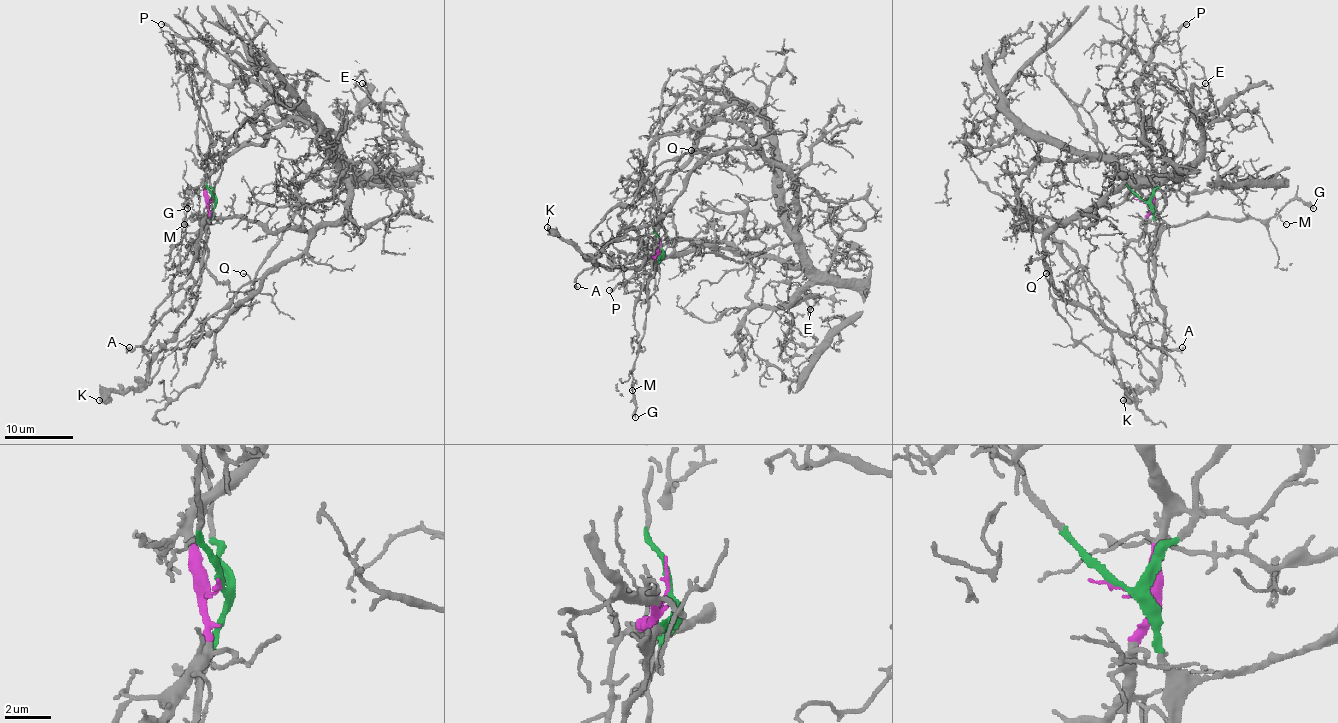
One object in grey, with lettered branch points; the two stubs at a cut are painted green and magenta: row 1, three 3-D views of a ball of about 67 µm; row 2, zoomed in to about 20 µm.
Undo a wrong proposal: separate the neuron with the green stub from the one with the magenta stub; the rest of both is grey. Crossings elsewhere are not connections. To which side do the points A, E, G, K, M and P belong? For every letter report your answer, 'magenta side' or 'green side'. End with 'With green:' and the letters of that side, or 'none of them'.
A: green side
E: magenta side
G: green side
K: green side
M: green side
P: green side
With green: A, G, K, M, P

